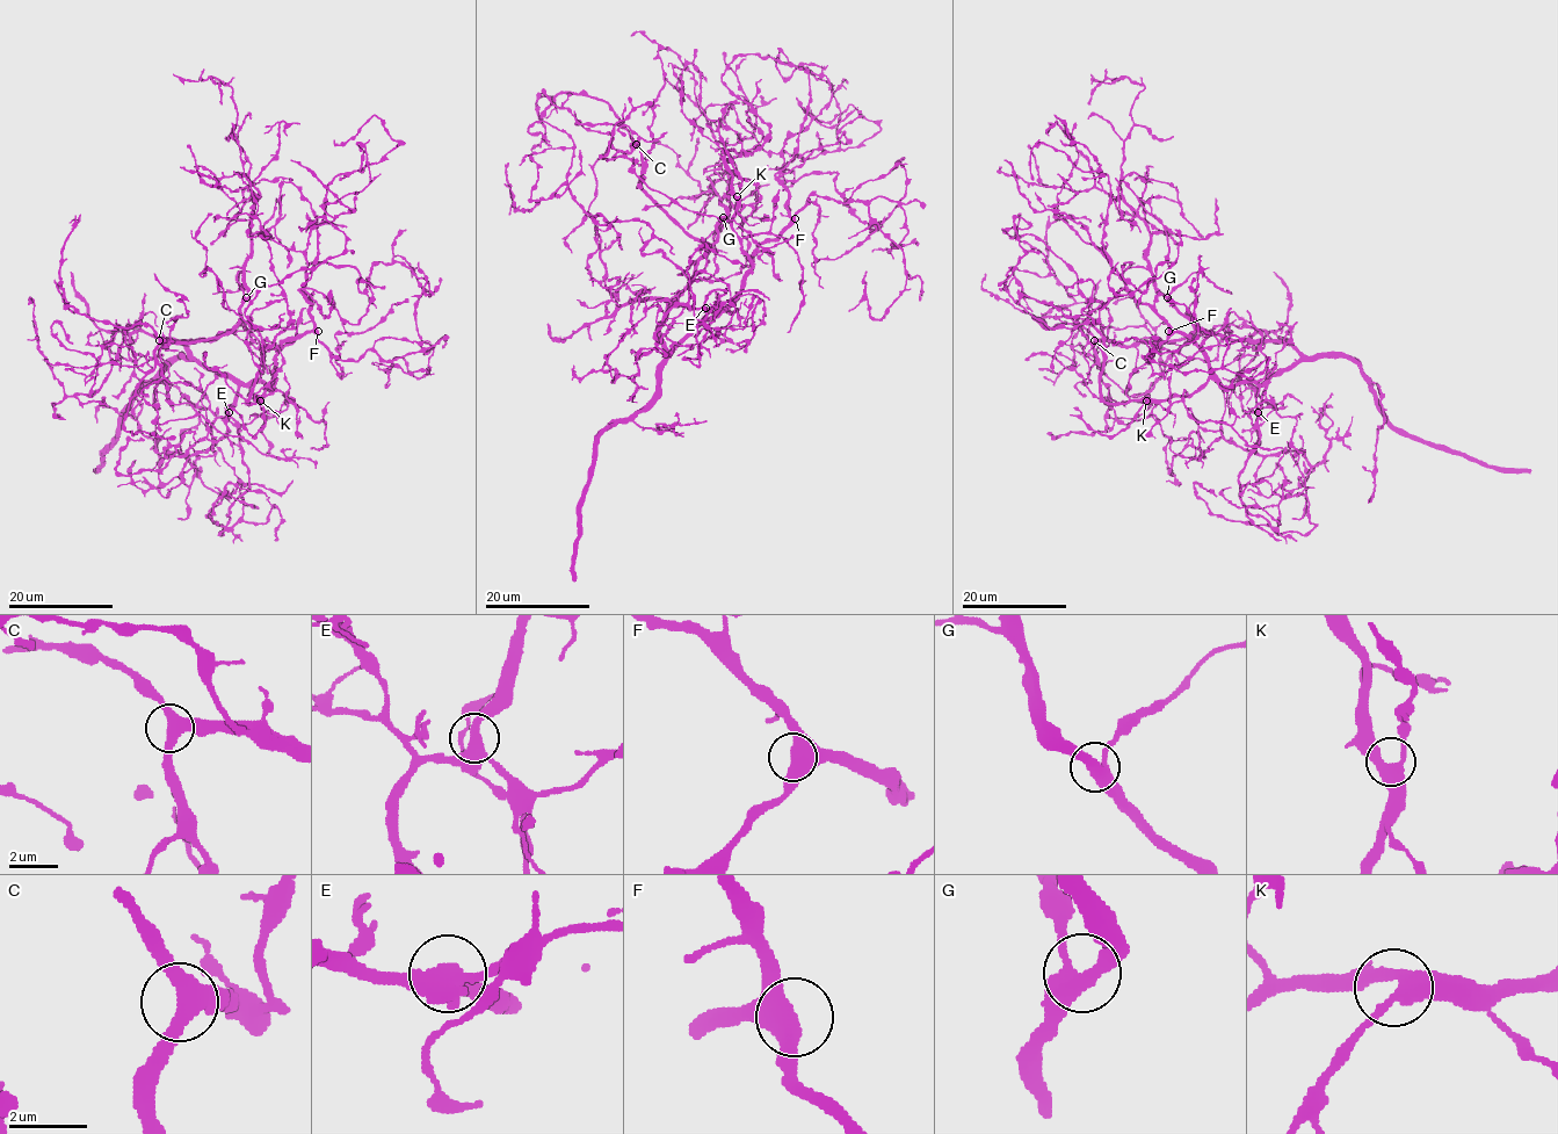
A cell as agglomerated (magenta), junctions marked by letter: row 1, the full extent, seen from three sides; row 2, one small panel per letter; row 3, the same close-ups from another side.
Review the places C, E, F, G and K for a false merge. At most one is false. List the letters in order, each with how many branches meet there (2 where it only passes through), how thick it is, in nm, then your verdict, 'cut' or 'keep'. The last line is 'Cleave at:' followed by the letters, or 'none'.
C: 3 | 380 nm | keep
E: 3 | 400 nm | keep
F: 3 | 400 nm | keep
G: 3 | 400 nm | keep
K: 3 | 400 nm | keep
Cleave at: none

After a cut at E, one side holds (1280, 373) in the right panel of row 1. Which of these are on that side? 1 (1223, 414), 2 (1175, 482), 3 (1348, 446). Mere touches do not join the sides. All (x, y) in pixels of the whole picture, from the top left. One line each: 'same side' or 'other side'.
1: other side
2: other side
3: other side

